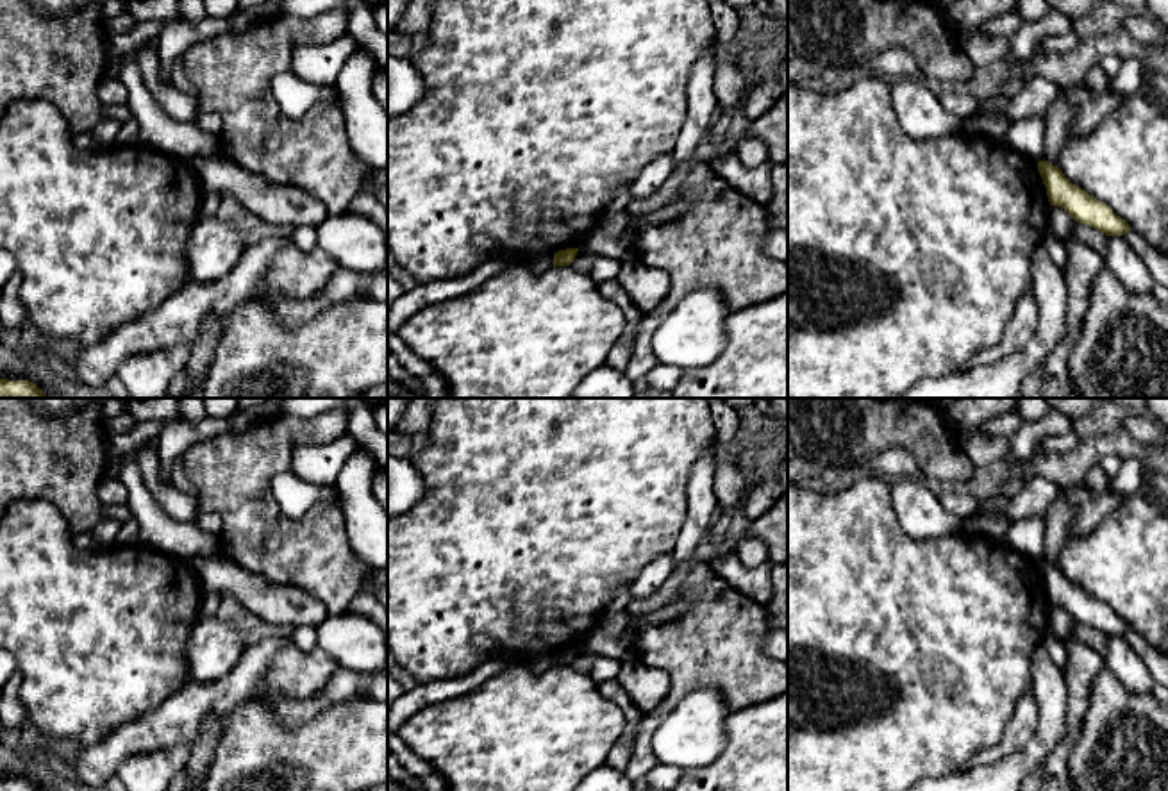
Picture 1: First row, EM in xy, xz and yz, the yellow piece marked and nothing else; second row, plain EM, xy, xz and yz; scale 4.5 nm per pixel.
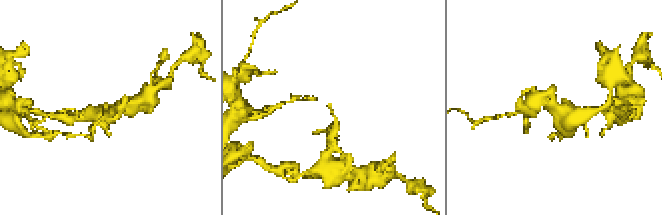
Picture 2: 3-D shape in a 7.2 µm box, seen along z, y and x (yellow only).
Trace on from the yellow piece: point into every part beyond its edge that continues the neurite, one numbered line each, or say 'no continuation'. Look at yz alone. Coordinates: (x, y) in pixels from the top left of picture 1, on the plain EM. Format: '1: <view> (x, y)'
no continuation

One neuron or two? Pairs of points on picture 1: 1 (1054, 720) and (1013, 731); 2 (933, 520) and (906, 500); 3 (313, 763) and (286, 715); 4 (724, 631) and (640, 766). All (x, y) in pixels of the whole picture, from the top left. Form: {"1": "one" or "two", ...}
{"1": "two", "2": "one", "3": "two", "4": "one"}

